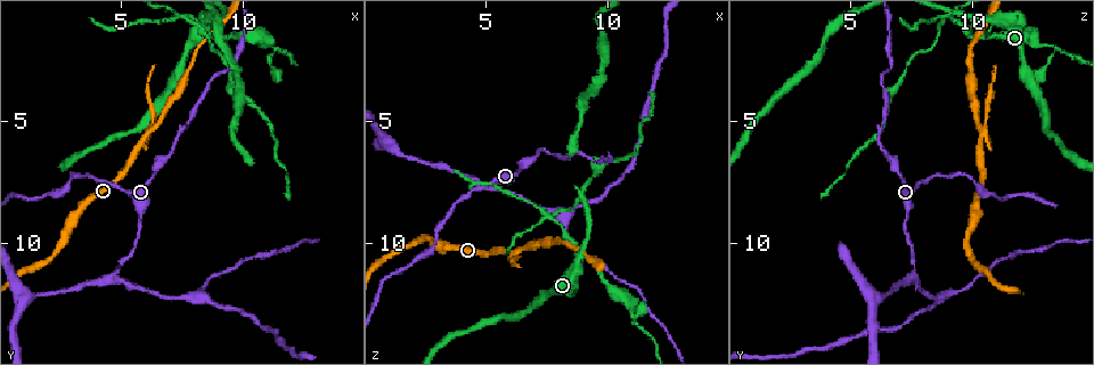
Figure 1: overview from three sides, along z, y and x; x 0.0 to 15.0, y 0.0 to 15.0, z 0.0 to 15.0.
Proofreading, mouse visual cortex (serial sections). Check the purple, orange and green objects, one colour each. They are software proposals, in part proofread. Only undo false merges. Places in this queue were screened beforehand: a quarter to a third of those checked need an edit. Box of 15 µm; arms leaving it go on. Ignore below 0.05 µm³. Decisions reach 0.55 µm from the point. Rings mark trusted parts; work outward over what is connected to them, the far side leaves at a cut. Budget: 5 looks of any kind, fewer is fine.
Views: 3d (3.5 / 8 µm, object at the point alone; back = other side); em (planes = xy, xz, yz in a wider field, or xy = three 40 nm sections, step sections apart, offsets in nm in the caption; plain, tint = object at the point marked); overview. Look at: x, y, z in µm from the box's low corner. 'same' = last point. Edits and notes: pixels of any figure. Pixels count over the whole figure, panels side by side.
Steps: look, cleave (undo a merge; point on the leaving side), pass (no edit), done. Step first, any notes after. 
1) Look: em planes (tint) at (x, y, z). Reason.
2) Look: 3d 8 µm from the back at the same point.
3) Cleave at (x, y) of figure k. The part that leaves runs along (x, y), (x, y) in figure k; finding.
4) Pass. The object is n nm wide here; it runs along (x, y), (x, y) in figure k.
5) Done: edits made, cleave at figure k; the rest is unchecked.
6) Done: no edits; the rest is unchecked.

Look: 3d 8 µm at (4.8, 11.3, 7.6). Three arms meet.

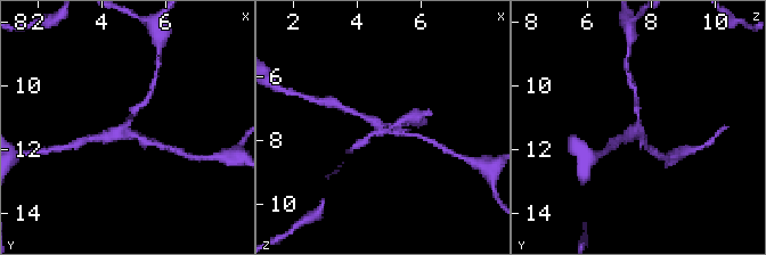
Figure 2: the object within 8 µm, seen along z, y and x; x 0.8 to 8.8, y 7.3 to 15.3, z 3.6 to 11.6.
Look: 3d 3.5 µm at (4.8, 11.3, 7.6). Closer look.

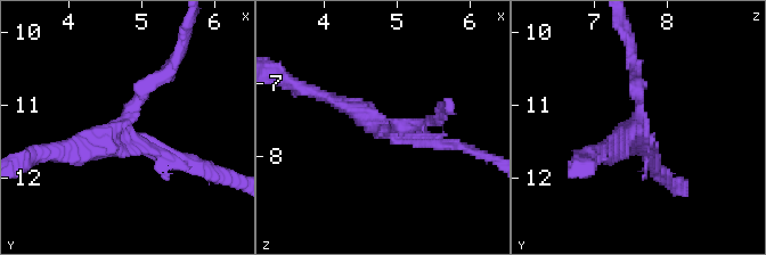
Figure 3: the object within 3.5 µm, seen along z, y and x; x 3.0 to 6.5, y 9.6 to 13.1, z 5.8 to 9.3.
Look: em xy step 2 (tint) at (4.75, 11.25, 7.60). 3 arms meet here; the arms are 150, 150, 250 nm wide; now the EM.

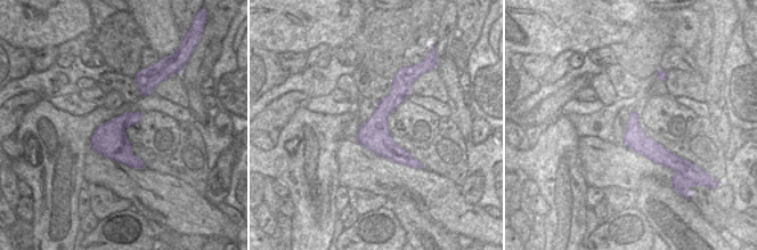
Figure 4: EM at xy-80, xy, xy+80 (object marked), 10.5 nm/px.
Pass. The object is 320 nm wide here; it runs along (174, 64), (97, 148), (66, 151) in figure 3; one cell here.

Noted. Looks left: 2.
Look: 3d 3.5 µm from the back at (8.0, 12.3, 8.8). Branch point.

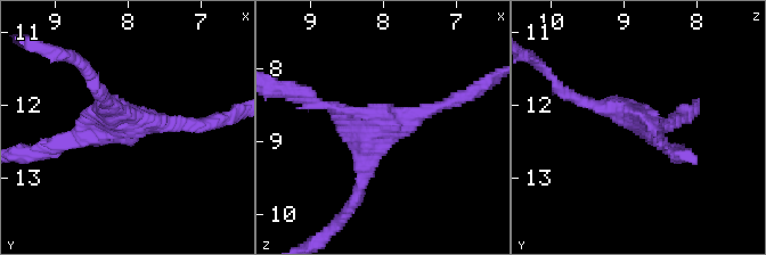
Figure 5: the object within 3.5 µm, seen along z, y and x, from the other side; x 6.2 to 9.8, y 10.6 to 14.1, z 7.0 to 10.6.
Look: em xy step 1 (tint) at (8.05, 12.25, 8.85). 3 arms meet here; the arms are 150, 200, 200 nm wide.

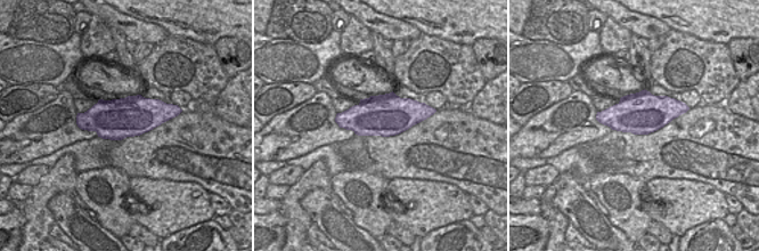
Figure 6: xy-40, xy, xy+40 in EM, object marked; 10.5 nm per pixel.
Pass. It runs along (194, 124), (92, 117), (62, 146) in figure 5; all the same cell.

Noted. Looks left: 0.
Done: no edits; the rest is unchecked.

